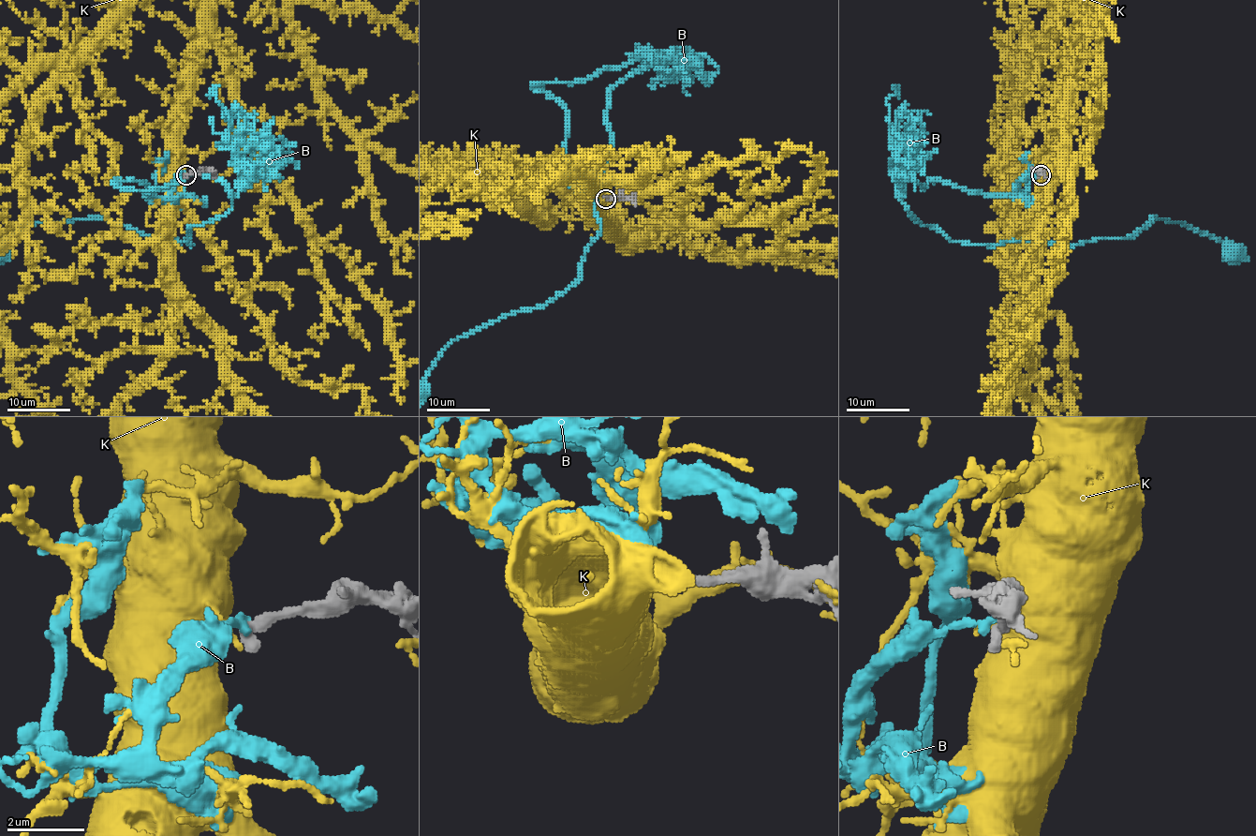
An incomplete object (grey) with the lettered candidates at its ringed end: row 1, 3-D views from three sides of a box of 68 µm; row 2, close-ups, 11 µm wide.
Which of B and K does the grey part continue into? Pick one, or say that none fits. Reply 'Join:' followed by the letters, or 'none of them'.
Join: none of them

